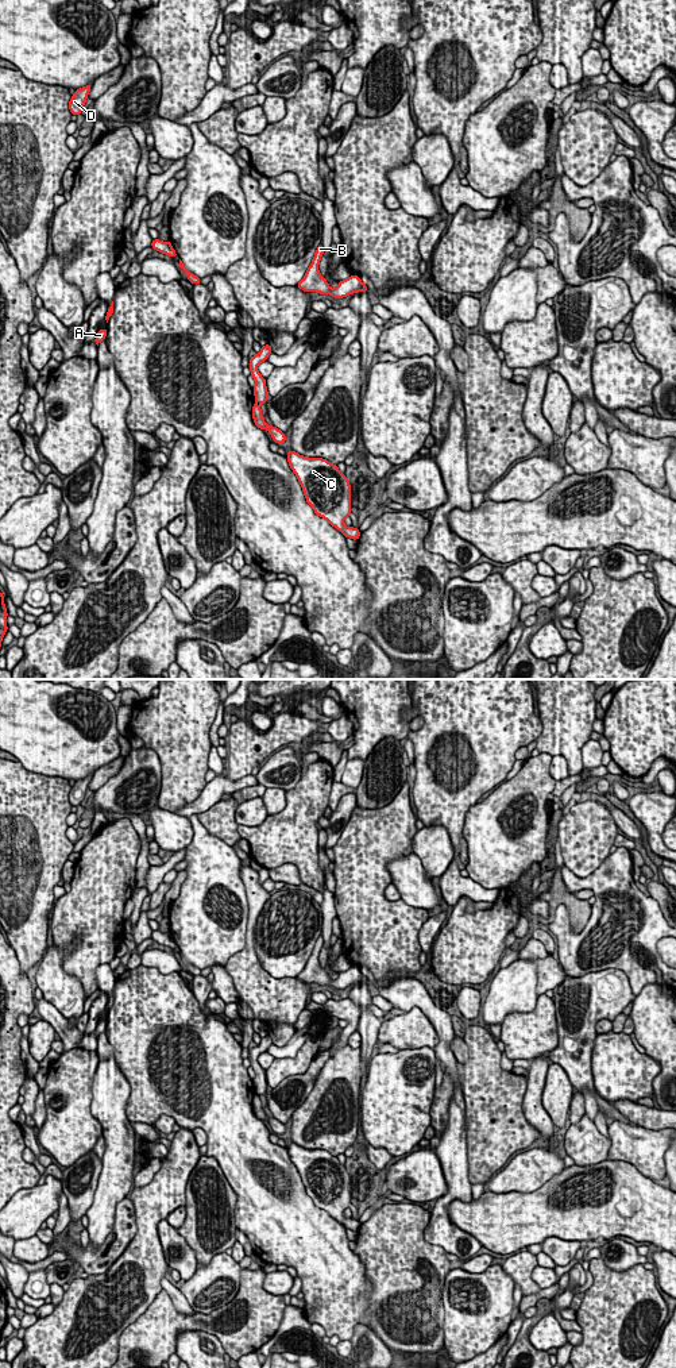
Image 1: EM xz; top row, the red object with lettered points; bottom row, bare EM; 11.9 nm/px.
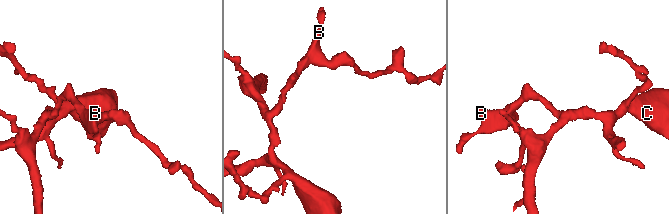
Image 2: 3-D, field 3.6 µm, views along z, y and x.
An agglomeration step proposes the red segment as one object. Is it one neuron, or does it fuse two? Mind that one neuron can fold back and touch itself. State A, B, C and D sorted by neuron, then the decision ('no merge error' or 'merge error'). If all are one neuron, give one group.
A C D / B | merge error

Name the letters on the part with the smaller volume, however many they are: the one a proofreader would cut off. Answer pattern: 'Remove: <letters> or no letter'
Remove: B

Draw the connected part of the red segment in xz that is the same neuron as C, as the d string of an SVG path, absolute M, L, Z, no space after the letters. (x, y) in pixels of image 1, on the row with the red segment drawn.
M293 450L286 456L314 513L345 537L358 540L360 531L344 525L344 519L351 516L351 485L345 474L322 458L302 456Z

